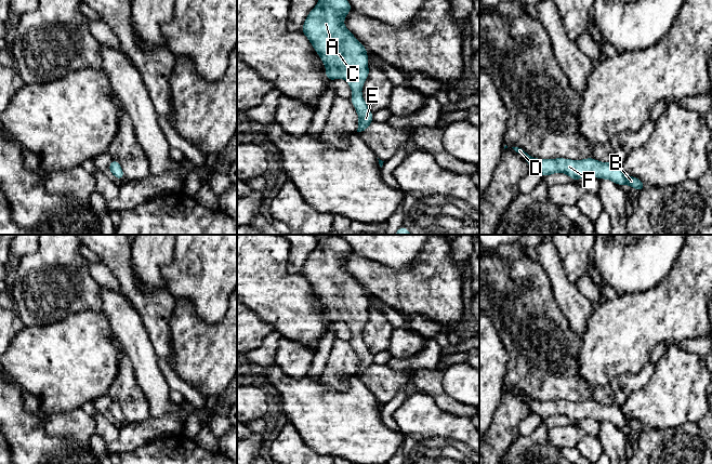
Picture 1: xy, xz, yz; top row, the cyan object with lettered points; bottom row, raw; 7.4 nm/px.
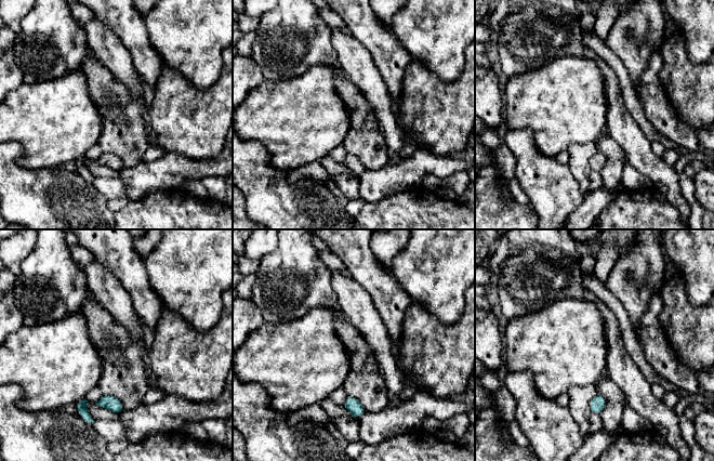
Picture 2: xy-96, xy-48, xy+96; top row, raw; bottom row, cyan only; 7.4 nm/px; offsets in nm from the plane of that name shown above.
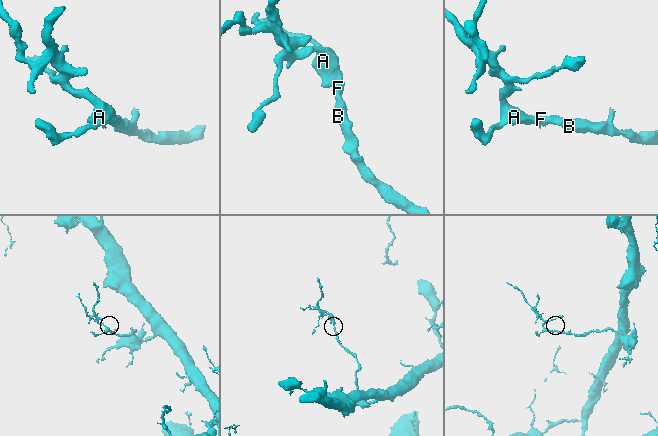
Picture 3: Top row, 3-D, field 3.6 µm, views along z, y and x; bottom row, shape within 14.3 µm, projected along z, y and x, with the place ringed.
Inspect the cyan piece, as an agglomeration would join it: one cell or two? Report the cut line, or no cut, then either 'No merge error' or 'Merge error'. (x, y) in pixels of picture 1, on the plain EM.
No split. No merge error

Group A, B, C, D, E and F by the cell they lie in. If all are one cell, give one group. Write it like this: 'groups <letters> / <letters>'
groups A B C D E F

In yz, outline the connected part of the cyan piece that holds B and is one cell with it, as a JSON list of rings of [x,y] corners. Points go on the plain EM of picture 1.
[[[512,390],[524,399],[530,409],[530,413],[539,414],[543,421],[550,416],[563,414],[570,419],[572,423],[579,423],[582,419],[594,419],[599,422],[610,422],[619,428],[630,427],[640,435],[645,432],[645,427],[640,421],[625,417],[619,405],[605,406],[592,399],[583,402],[565,400],[536,401],[522,390]]]

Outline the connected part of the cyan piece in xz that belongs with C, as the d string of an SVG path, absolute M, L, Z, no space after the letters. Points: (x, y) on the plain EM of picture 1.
M337 235L319 239L301 274L325 306L326 320L329 323L338 320L347 323L353 334L351 344L359 360L357 374L361 374L373 363L373 355L361 336L369 318L367 291L343 266L351 252L351 246Z

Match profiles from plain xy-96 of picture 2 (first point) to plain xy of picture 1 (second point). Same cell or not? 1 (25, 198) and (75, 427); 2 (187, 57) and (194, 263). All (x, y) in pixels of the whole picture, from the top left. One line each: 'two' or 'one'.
1: two
2: one

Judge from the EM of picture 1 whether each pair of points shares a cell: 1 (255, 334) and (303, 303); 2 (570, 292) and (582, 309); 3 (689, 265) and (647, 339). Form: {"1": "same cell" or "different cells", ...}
{"1": "different cells", "2": "same cell", "3": "same cell"}

